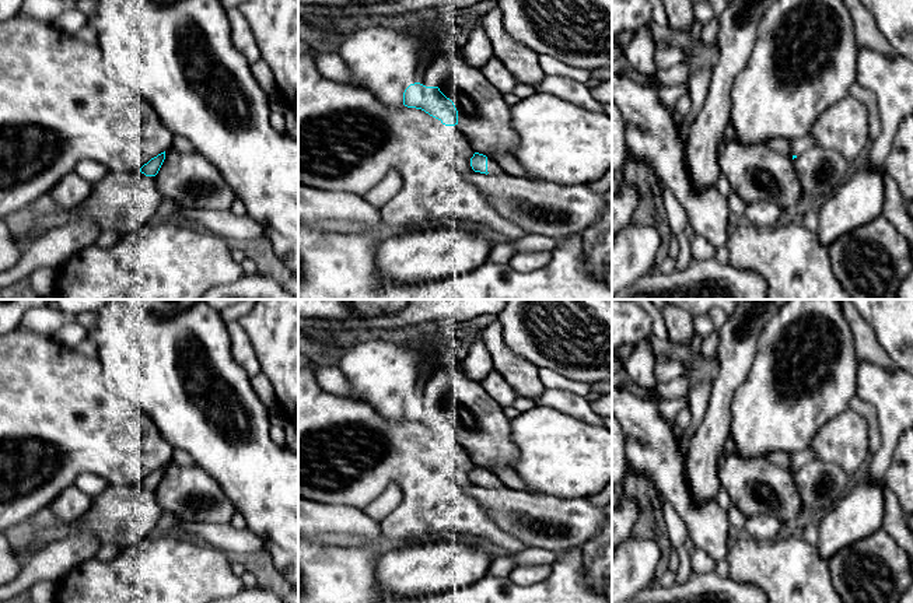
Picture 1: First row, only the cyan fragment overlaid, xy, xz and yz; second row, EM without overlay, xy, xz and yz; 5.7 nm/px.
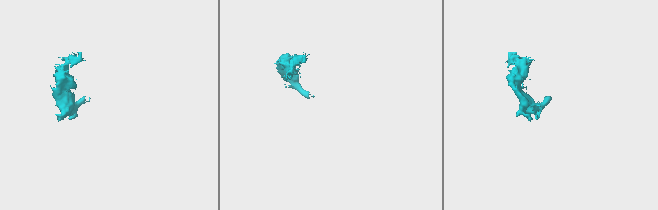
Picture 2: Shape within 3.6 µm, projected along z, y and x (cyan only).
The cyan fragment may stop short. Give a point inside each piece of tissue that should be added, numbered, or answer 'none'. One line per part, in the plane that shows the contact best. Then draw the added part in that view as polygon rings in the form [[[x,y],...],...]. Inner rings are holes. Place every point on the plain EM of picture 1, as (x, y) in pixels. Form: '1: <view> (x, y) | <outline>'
1: xz (493, 481) | [[[487,471],[487,485],[493,490],[501,490],[506,487],[493,471]]]

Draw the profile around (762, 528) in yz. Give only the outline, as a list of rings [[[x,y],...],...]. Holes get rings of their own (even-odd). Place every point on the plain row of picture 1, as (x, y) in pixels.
[[[759,513],[748,516],[744,527],[744,536],[758,541],[769,541],[779,537],[784,526],[772,515]]]

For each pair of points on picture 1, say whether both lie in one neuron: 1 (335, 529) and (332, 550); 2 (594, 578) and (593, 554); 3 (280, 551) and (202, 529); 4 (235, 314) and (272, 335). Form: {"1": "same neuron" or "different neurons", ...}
{"1": "different neurons", "2": "same neuron", "3": "different neurons", "4": "different neurons"}

